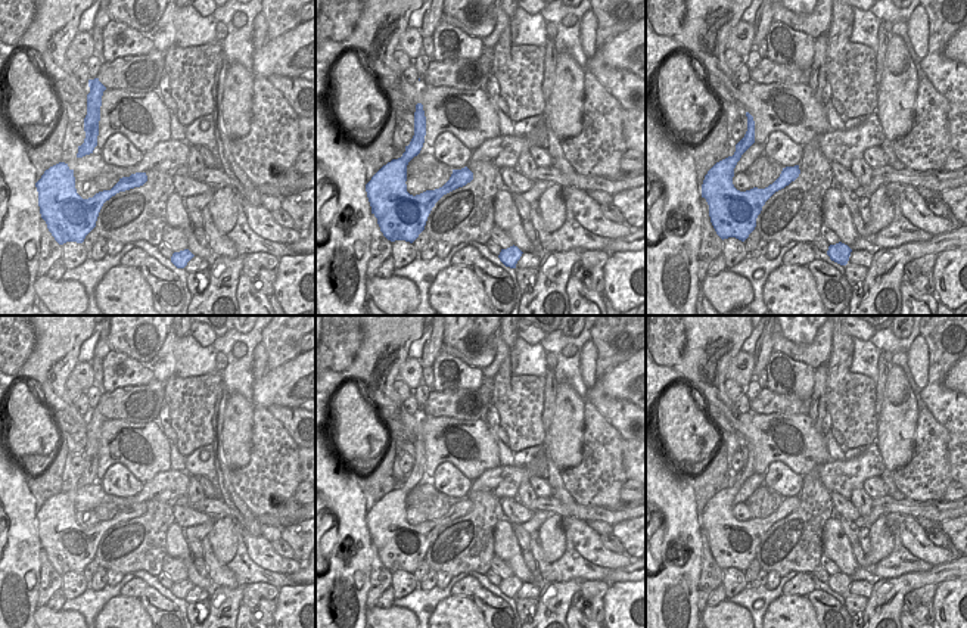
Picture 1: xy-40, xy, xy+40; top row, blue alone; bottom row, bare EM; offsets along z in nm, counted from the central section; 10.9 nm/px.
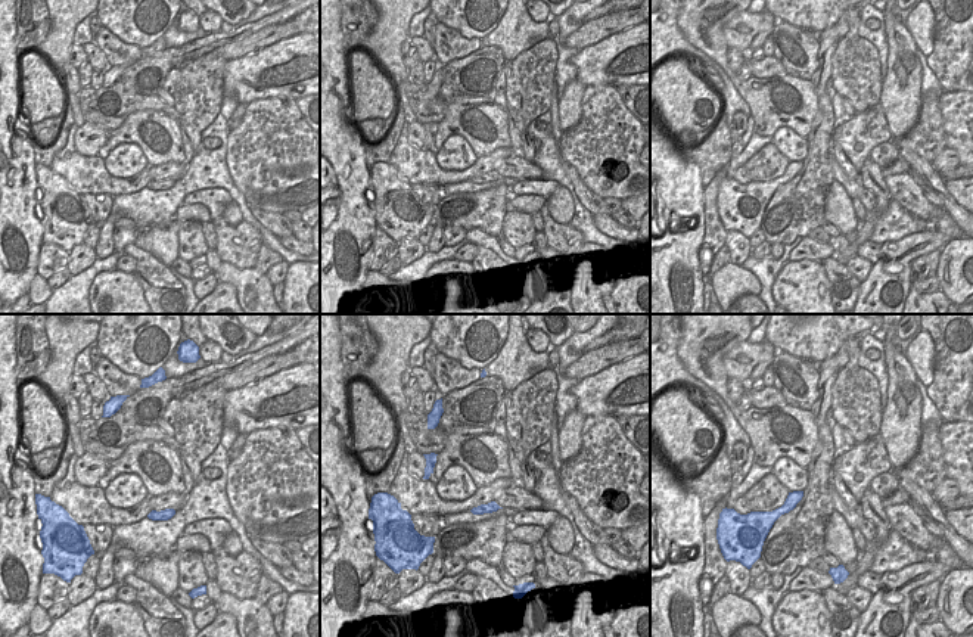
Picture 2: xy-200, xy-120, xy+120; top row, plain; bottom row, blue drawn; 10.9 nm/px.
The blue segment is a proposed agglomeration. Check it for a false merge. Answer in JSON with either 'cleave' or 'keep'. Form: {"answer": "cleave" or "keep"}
{"answer": "keep"}

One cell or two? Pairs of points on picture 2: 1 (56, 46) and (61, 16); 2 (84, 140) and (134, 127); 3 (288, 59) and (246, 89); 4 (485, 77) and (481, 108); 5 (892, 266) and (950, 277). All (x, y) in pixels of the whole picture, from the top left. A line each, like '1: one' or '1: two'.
1: one
2: two
3: one
4: two
5: two

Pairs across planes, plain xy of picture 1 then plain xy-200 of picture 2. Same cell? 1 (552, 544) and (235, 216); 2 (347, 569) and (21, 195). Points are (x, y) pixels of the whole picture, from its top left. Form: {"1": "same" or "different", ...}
{"1": "same", "2": "same"}

